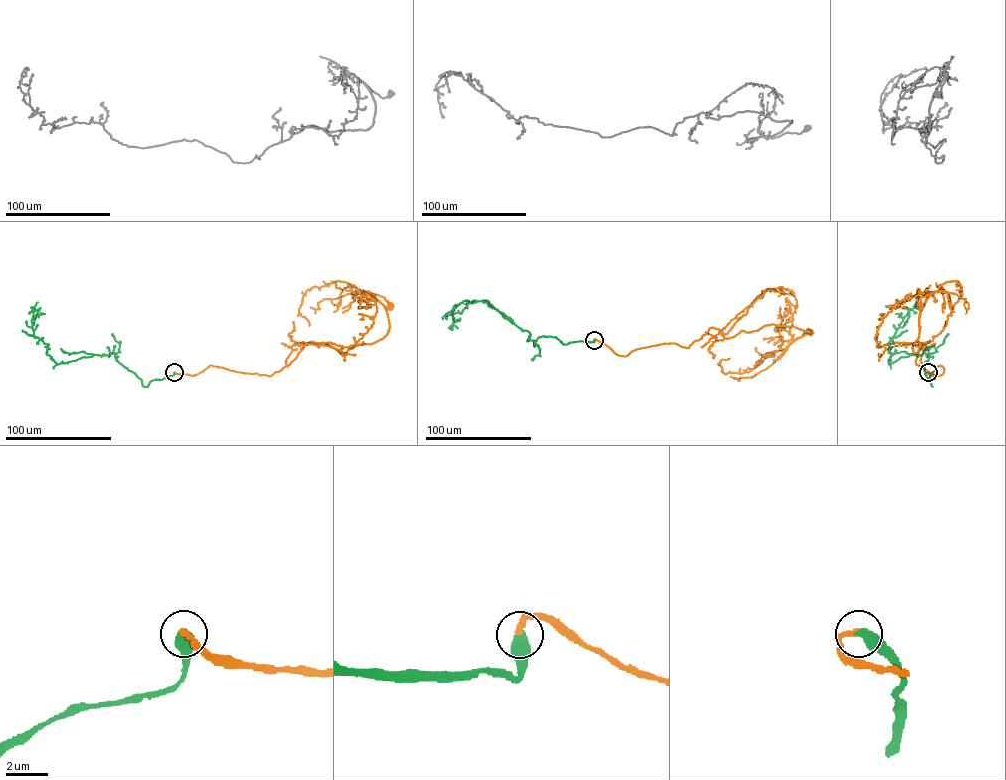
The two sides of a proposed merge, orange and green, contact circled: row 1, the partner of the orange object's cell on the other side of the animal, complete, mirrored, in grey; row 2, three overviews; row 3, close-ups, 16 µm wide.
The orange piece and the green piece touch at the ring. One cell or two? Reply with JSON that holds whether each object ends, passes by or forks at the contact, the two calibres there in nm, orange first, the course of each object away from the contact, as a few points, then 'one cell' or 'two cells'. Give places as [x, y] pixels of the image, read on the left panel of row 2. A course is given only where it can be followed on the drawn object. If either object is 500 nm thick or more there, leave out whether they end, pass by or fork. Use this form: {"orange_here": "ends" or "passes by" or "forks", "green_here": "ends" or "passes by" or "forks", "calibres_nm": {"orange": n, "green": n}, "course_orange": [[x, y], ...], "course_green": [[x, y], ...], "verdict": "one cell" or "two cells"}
{"calibres_nm": {"orange": 260, "green": 600}, "course_orange": [[174, 372], [210, 365], [271, 376], [307, 343], [343, 353], [381, 339], [388, 316], [372, 294], [390, 306]], "course_green": [[174, 372], [144, 387], [113, 353], [57, 364], [33, 334], [33, 313], [40, 308], [33, 325]], "verdict": "one cell"}

